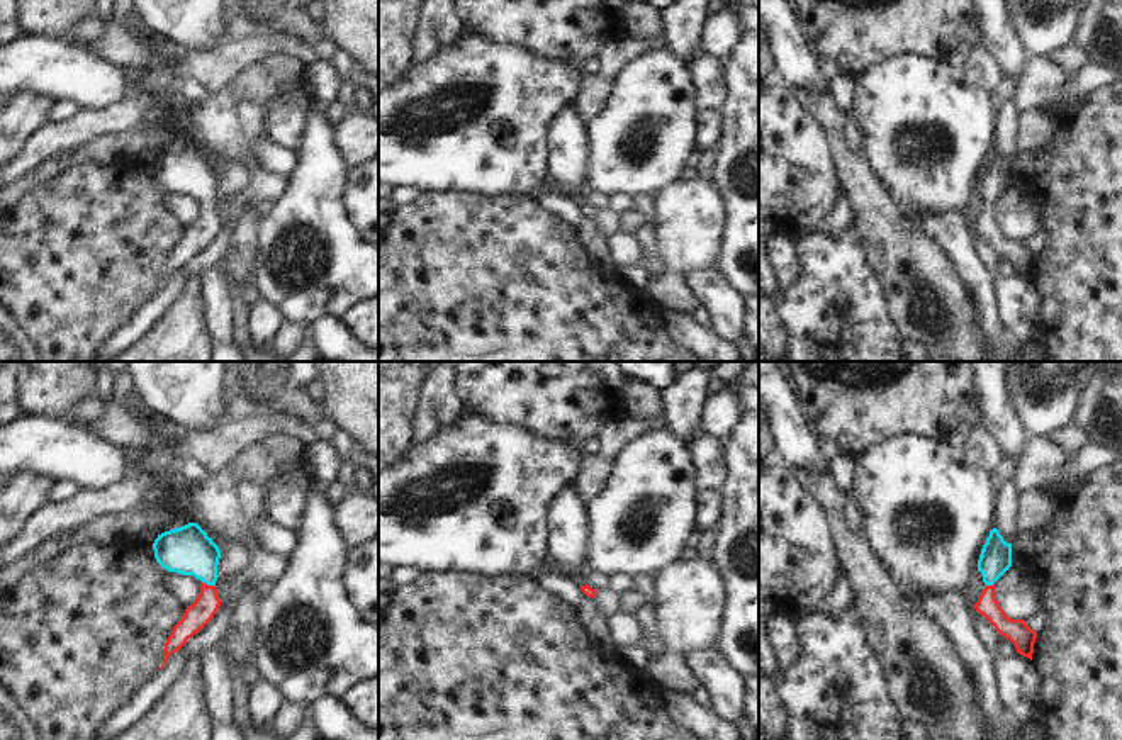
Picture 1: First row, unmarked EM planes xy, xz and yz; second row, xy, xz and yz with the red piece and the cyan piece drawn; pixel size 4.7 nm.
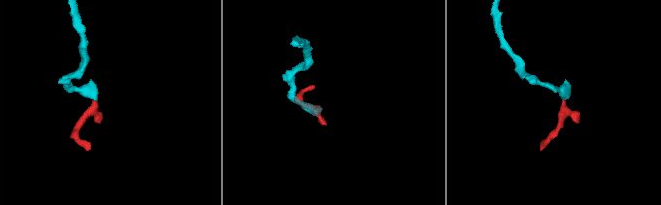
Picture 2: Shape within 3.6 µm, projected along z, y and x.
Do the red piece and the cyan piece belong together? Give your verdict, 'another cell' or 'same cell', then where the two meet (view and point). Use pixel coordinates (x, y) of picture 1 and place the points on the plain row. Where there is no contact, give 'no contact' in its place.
same cell; meets red in xy at (206, 204)

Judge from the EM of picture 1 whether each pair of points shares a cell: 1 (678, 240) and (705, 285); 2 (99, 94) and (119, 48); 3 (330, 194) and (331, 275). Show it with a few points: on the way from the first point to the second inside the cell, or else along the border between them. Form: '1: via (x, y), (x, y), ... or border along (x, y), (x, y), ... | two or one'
1: border along (713, 267), (686, 277) | two
2: border along (78, 41), (136, 72) | two
3: via (330, 214), (331, 255) | one

